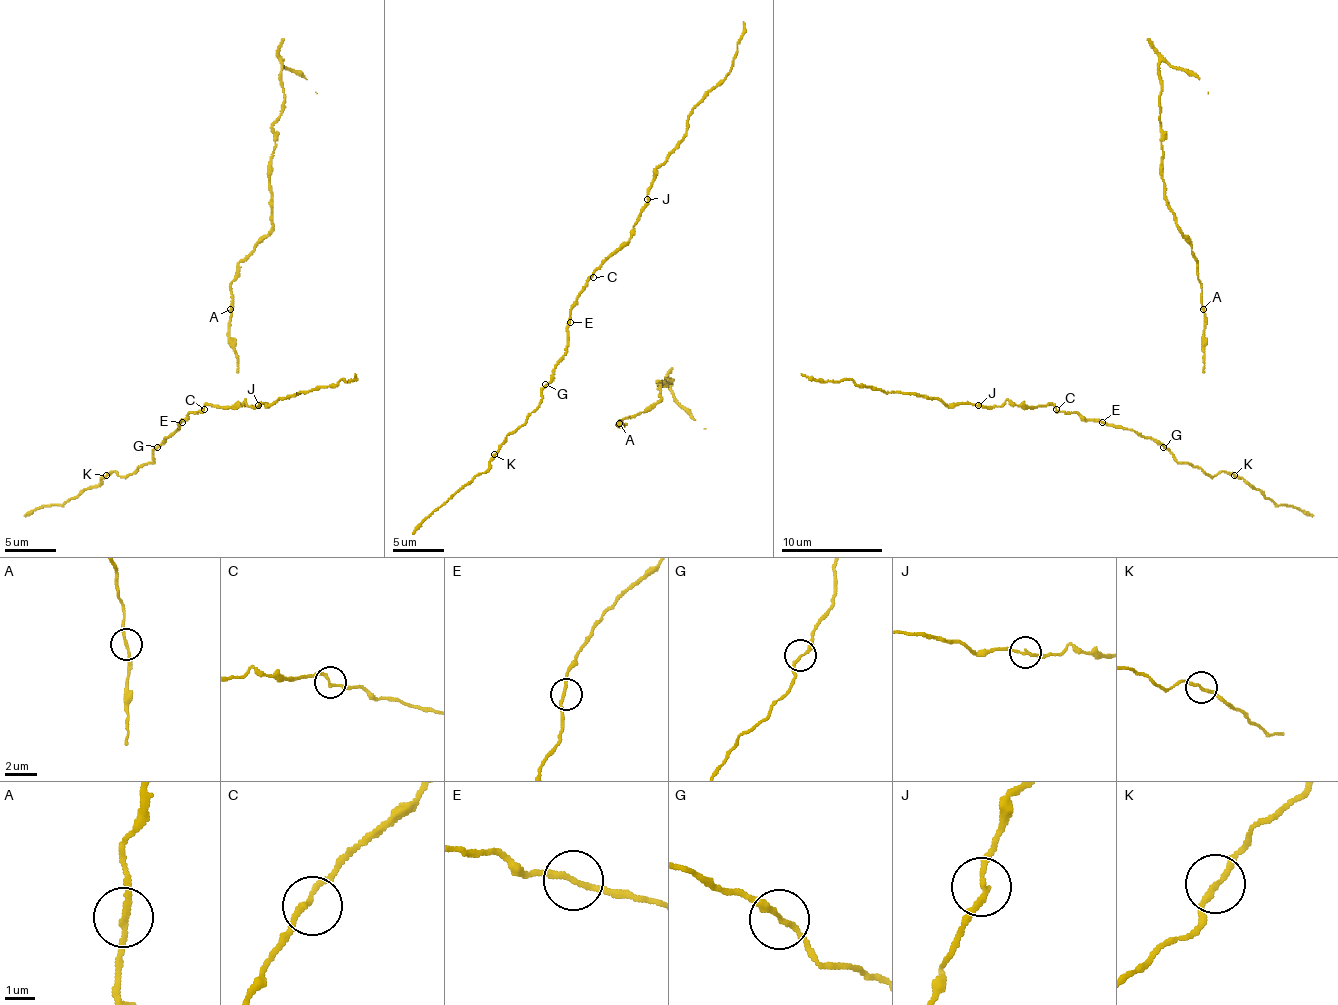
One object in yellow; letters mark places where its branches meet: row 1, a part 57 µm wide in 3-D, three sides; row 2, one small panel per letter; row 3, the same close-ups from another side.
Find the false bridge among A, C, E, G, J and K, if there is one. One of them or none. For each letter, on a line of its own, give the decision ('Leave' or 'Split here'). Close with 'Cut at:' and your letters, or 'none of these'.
A: Leave
C: Leave
E: Leave
G: Leave
J: Leave
K: Leave
Cut at: none of these

